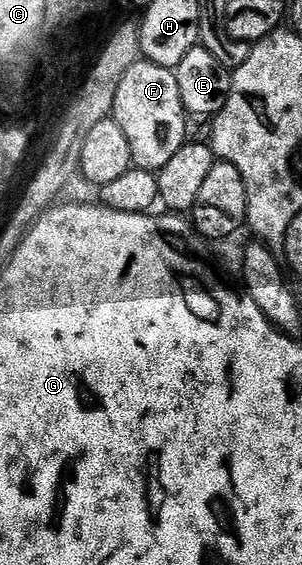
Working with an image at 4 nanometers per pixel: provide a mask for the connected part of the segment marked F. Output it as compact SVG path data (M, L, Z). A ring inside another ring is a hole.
M138 61L121 78L113 117L129 140L132 164L146 171L158 173L189 139L189 116L181 101L181 89L177 89L175 72L156 63Z

